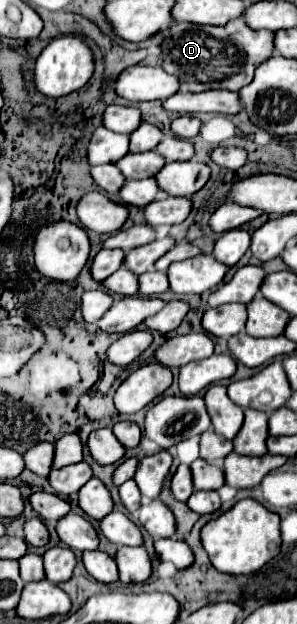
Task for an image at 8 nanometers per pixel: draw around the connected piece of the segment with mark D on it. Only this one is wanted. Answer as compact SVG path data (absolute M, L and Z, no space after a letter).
M244 18L228 22L228 26L188 26L188 22L176 22L170 28L164 44L164 64L162 68L180 78L180 90L202 92L212 88L224 88L238 92L252 82L254 70L272 56L274 52L274 32L252 30Z

